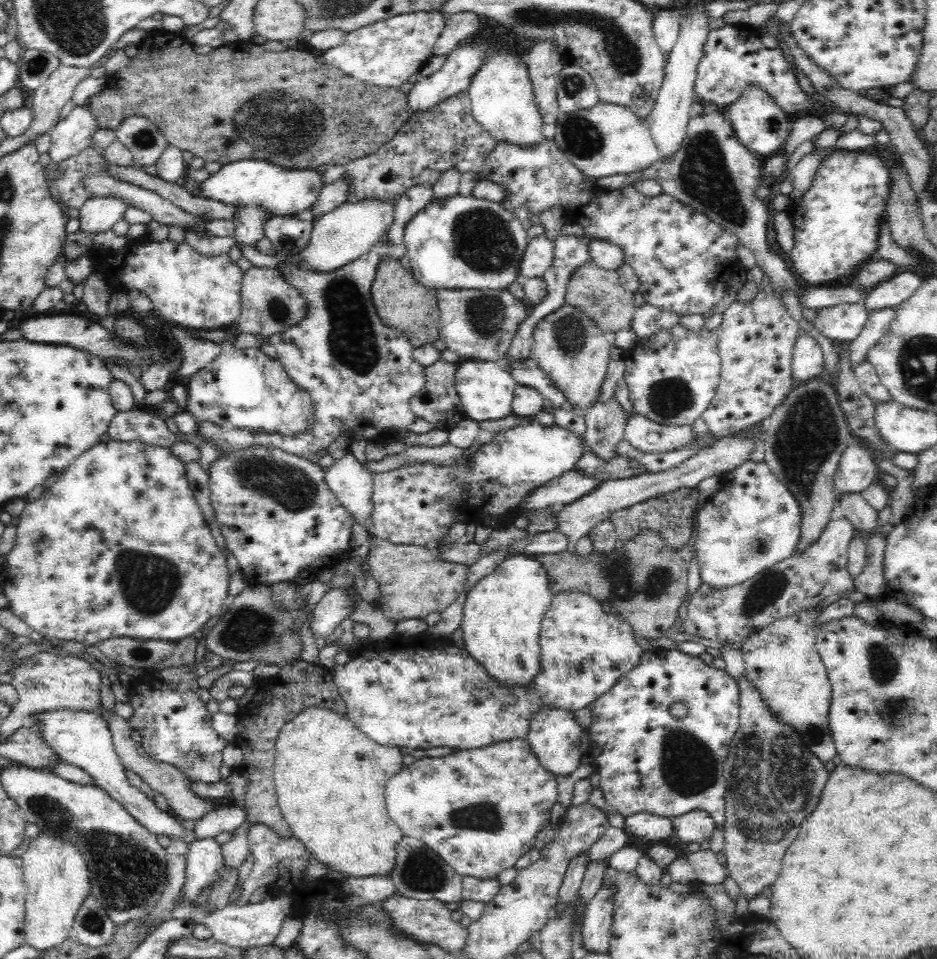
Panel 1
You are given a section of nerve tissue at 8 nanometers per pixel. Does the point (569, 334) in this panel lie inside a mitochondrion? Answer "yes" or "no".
yes

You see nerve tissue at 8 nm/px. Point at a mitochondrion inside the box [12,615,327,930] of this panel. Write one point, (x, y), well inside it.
(129, 875)

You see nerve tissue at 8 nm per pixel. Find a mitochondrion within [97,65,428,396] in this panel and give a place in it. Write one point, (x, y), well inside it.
(352, 341)

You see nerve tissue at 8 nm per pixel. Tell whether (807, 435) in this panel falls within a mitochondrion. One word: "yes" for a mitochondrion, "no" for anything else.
yes

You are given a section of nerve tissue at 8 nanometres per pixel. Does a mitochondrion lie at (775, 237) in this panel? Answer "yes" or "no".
no

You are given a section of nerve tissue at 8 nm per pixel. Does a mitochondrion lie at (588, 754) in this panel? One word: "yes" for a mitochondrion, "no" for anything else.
no

